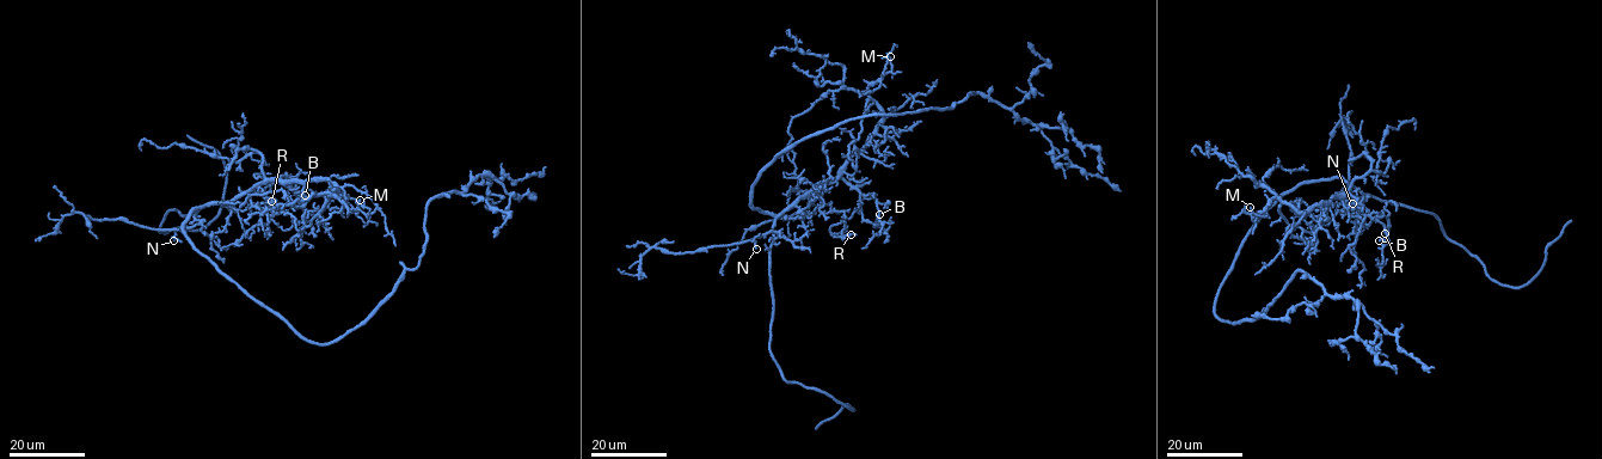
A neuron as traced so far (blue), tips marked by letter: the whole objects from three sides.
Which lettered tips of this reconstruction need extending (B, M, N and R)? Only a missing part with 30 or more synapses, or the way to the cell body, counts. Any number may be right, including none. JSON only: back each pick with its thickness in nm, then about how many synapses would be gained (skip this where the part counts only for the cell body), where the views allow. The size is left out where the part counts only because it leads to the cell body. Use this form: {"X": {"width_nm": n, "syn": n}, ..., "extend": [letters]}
{"extend": []}

